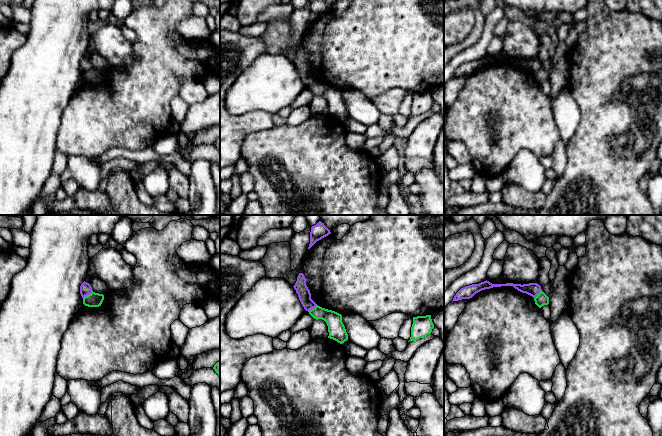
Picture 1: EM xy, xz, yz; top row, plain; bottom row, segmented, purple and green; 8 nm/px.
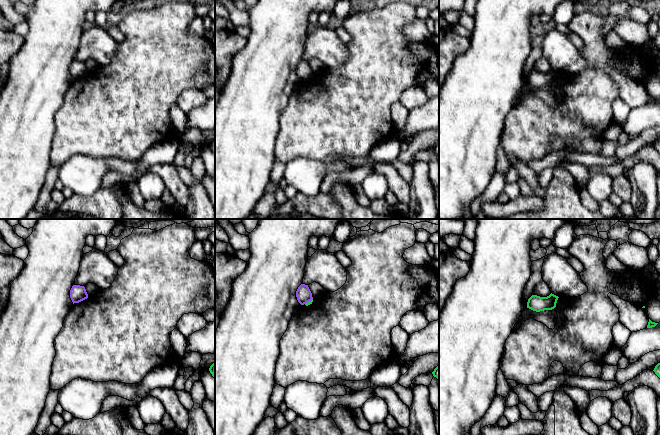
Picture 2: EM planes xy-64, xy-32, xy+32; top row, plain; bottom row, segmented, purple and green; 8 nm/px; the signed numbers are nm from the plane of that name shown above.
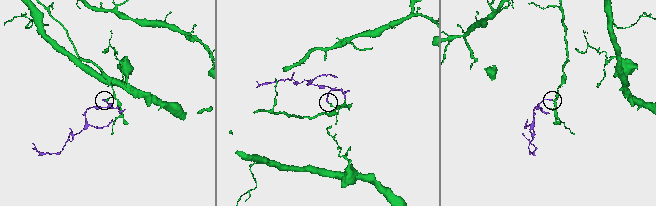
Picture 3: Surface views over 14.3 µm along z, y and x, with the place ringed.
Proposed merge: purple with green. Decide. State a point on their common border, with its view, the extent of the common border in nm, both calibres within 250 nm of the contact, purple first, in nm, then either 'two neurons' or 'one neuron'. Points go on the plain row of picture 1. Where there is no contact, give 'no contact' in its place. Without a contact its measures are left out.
xy (87, 70) | 100 nm | 100/110 nm | two neurons

